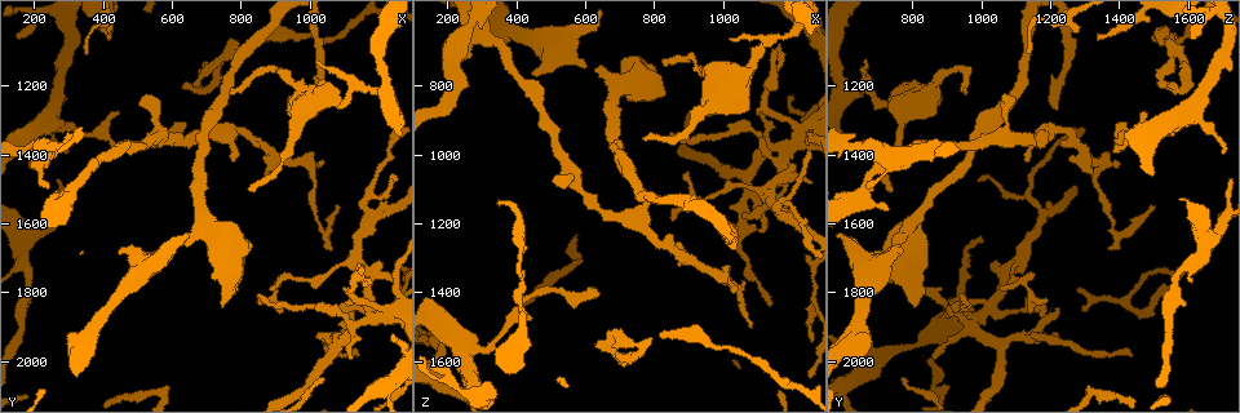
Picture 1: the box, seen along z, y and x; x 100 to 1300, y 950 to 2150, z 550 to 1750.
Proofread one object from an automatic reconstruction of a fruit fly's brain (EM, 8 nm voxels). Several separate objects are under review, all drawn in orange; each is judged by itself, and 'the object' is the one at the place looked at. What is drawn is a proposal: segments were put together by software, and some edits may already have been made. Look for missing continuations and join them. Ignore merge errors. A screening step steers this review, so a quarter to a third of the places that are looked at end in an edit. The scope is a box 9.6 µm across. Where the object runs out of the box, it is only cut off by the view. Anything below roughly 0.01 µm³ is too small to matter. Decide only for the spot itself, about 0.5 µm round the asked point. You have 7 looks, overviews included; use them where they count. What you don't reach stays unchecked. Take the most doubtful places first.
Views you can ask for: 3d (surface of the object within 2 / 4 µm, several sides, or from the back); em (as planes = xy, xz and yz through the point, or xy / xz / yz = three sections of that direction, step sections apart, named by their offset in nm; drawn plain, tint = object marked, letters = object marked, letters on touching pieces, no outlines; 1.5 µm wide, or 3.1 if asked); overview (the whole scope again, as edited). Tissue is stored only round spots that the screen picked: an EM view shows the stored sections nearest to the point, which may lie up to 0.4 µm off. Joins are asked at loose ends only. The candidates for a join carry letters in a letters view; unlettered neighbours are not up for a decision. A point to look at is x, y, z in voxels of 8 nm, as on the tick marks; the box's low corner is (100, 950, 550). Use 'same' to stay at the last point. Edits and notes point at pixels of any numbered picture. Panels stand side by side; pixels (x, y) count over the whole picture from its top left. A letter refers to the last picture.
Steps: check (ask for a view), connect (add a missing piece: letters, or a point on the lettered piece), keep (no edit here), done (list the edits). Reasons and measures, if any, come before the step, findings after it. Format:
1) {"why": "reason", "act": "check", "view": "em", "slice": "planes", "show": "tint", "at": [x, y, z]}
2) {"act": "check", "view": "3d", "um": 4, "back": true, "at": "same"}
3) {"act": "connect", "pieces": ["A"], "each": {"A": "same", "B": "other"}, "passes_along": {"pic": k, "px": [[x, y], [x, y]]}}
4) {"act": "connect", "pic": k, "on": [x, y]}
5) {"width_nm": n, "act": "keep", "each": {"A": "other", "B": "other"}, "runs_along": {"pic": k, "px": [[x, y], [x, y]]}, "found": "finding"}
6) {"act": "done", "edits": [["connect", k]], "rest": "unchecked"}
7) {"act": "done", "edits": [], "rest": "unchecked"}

{"why": "an open end", "act": "check", "view": "3d", "um": 4, "at": [750, 1850, 800]}

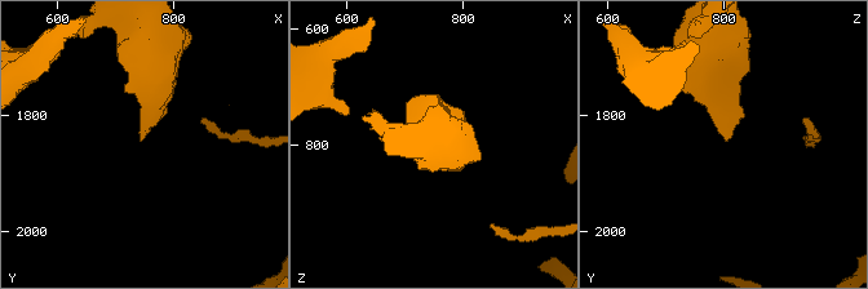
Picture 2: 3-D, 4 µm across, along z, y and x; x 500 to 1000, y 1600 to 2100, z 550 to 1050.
{"why": "now the EM", "act": "check", "view": "em", "slice": "xz", "step": 8, "show": "letters", "at": [750, 1845, 800]}

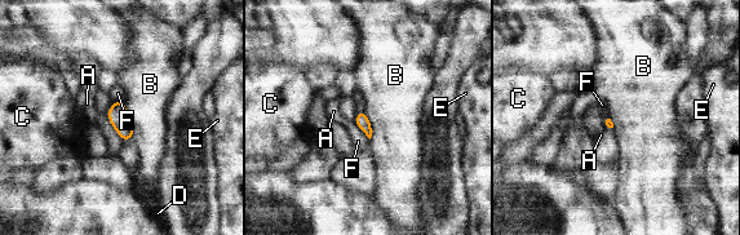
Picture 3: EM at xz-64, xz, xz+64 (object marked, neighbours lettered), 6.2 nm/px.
{"why": "cut it another way", "act": "check", "view": "em", "slice": "planes", "show": "letters", "at": "same"}

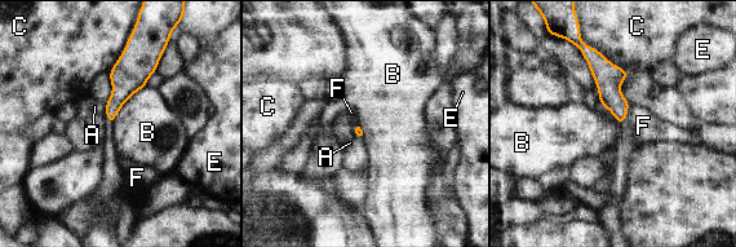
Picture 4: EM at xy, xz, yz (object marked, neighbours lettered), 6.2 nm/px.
{"act": "keep", "each": {"A": "other", "B": "other", "C": "other", "E": "other", "F": "other"}, "runs_along": {"pic": 4, "px": [[588, 52], [608, 76], [620, 119]]}, "found": "no lettered piece goes on from it"}

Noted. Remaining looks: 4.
{"why": "an open end", "act": "check", "view": "em", "slice": "planes", "show": "tint", "at": [1100, 1820, 950]}

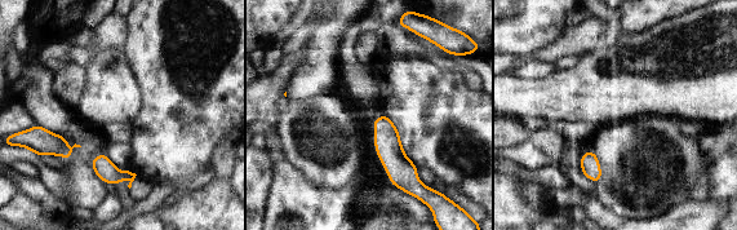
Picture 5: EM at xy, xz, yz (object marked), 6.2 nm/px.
{"why": "what lies round it", "act": "check", "view": "em", "slice": "planes", "show": "letters", "at": "same"}

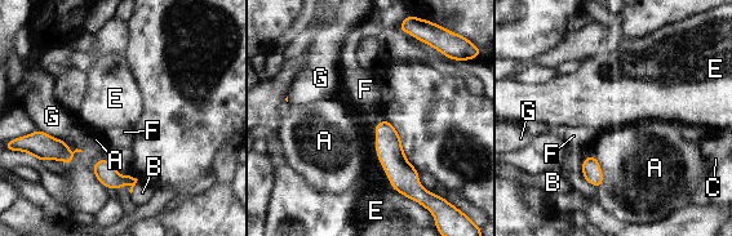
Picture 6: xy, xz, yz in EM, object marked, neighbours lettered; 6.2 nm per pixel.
{"width_nm": 140, "act": "keep", "each": {"A": "other", "B": "other", "C": "other", "E": "other", "F": "other", "G": "other"}, "border": {"pic": 6, "px": [[384, 119], [376, 156], [399, 192]]}, "found": "no lettered piece goes on from it"}

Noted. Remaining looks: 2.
{"why": "free end", "act": "check", "view": "em", "slice": "xz", "step": 4, "show": "tint", "at": [410, 1070, 1330]}

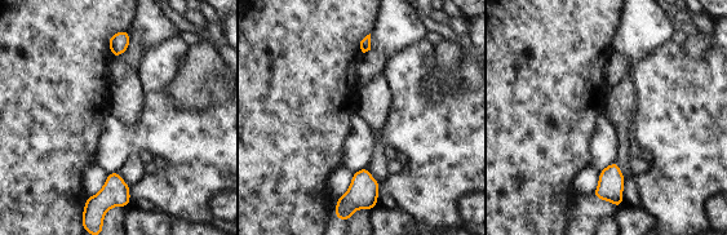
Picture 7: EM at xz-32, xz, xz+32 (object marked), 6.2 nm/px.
{"act": "check", "view": "em", "slice": "planes", "show": "letters", "at": "same"}

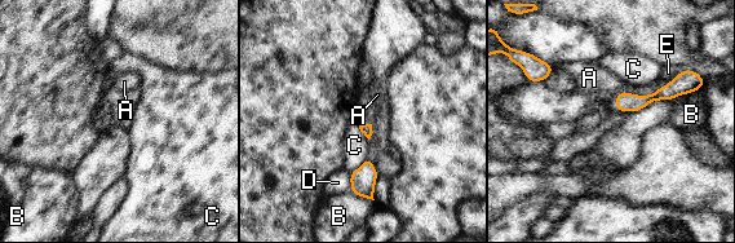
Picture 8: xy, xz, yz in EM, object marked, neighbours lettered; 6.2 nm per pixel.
{"width_nm": 100, "act": "keep", "each": {"A": "other", "B": "other", "C": "other", "D": "other", "E": "other"}, "border": {"pic": 8, "px": [[350, 189], [373, 200]]}, "found": "none of them fits"}

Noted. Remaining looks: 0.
{"act": "done", "edits": [], "rest": "unchecked"}

